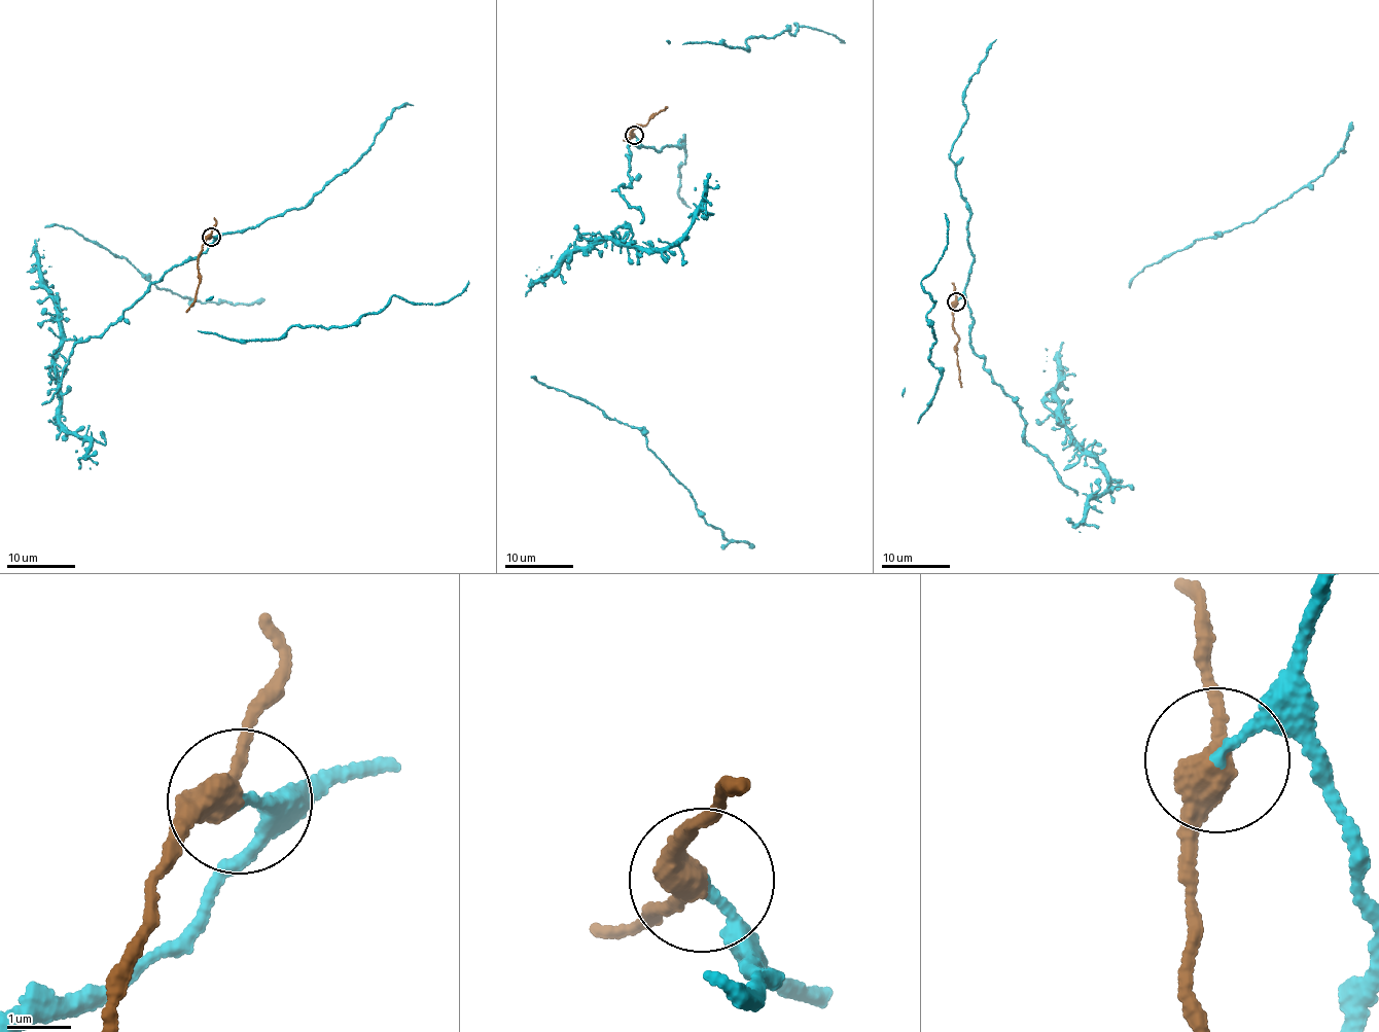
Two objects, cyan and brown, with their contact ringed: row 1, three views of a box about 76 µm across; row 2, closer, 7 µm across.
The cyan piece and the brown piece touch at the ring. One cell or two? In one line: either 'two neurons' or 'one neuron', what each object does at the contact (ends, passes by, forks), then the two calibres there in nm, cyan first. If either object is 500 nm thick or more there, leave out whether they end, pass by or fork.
two neurons | cyan ends | brown passes by | 130/400 nm

